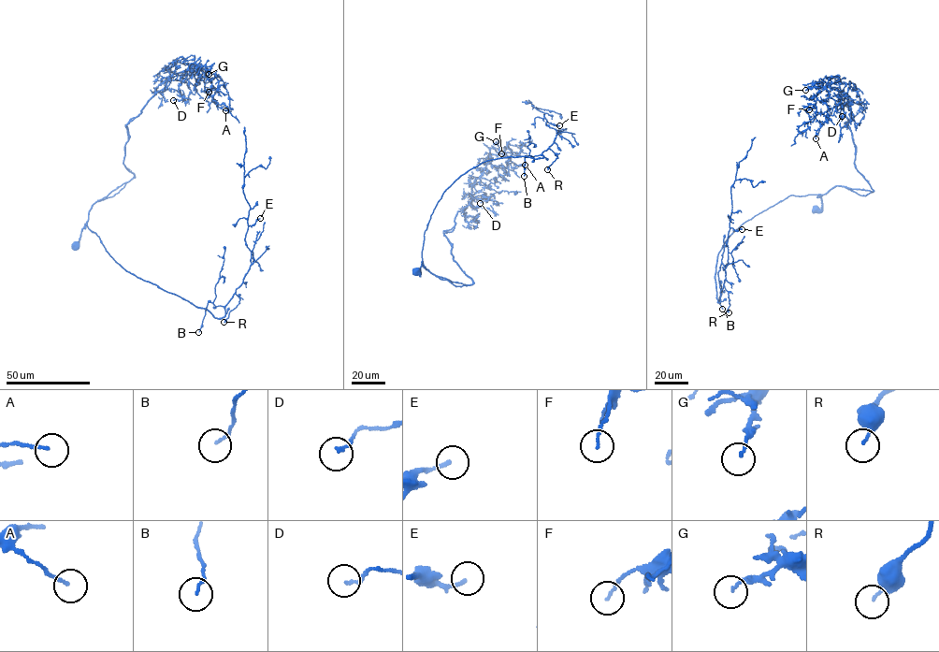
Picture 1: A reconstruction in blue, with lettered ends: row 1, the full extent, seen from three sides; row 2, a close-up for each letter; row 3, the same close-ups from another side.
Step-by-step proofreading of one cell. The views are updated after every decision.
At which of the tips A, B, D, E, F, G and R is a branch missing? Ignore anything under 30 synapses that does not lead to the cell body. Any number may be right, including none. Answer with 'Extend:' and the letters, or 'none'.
Extend: none

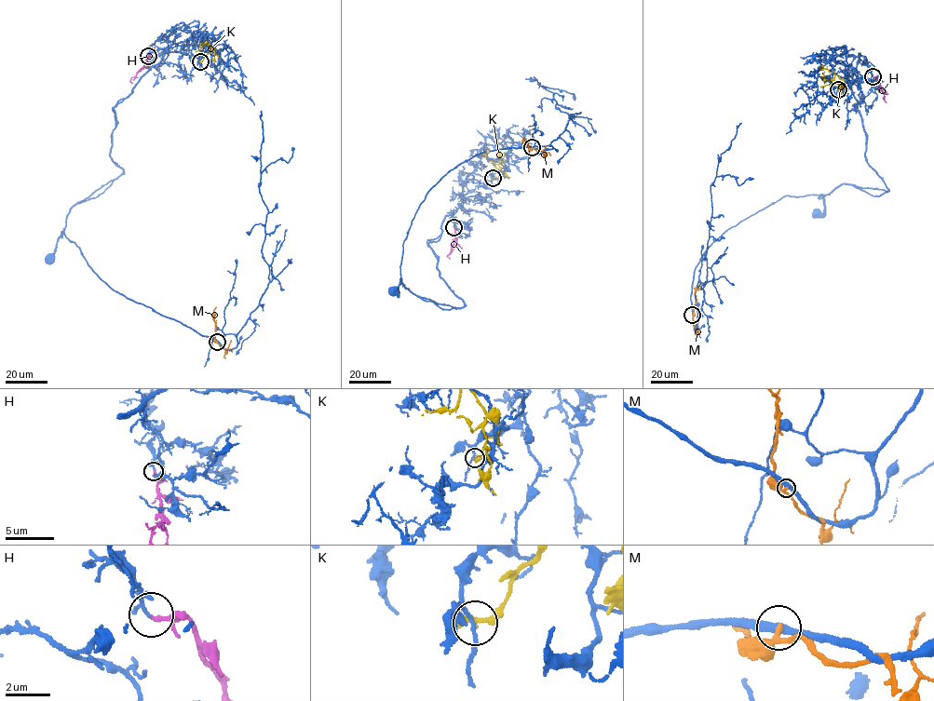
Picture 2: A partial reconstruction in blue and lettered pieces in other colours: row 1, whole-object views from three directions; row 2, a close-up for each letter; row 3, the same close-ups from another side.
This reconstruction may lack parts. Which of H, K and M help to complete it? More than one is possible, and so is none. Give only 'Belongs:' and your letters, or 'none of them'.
Belongs: H

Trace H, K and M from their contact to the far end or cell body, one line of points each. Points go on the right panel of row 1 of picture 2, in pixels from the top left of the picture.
H: (873, 76), (876, 77), (886, 102)
K: (837, 89), (843, 84), (837, 75), (827, 69), (819, 70)
M: (692, 316), (695, 290), (699, 283)

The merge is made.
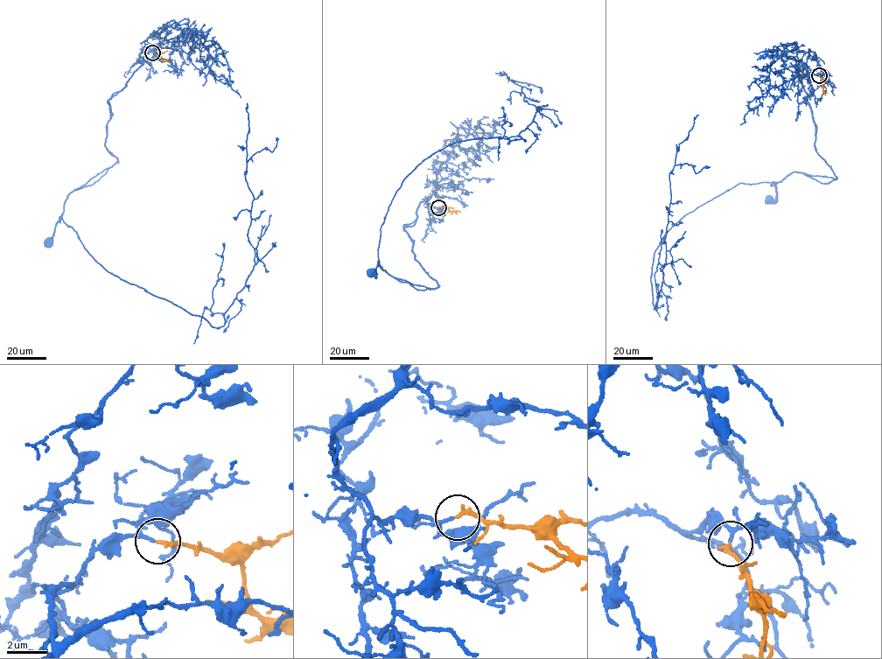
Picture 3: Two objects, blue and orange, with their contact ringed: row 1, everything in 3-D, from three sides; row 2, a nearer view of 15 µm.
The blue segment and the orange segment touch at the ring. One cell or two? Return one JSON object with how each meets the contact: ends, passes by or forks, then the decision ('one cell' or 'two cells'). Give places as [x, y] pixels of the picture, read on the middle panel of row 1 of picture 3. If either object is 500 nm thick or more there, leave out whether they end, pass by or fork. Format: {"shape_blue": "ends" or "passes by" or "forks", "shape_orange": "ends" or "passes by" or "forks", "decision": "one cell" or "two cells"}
{"shape_blue": "passes by", "shape_orange": "ends", "decision": "one cell"}

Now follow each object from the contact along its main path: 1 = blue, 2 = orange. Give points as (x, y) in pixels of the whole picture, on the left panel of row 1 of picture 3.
1: (152, 52), (146, 53), (126, 86), (108, 101), (110, 119), (104, 146), (117, 160), (68, 194), (48, 242)
2: (153, 52), (158, 53), (163, 59), (171, 61)

